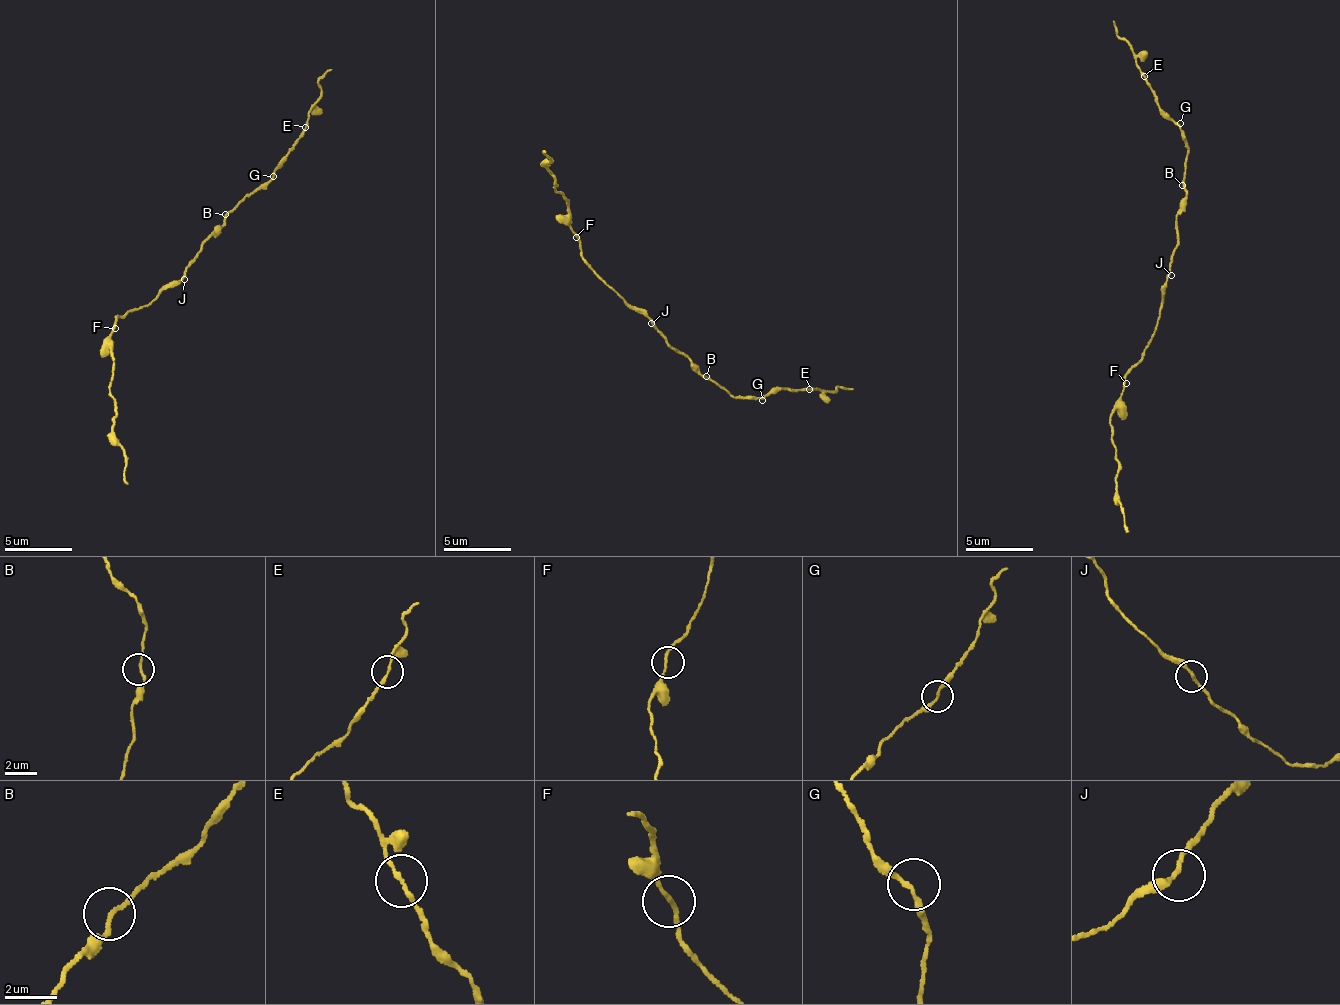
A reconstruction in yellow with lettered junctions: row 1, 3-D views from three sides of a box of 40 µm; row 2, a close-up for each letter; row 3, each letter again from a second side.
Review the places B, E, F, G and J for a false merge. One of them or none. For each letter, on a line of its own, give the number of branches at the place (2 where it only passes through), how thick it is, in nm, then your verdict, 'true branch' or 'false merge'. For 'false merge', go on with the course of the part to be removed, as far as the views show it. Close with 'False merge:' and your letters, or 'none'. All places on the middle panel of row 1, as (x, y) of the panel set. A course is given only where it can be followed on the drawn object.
B: branches 2; calibre 150 nm; true branch
E: branches 2; calibre 150 nm; true branch
F: branches 2; calibre 150 nm; true branch
G: branches 2; calibre 180 nm; true branch
J: branches 2; calibre 150 nm; true branch
False merge: none

